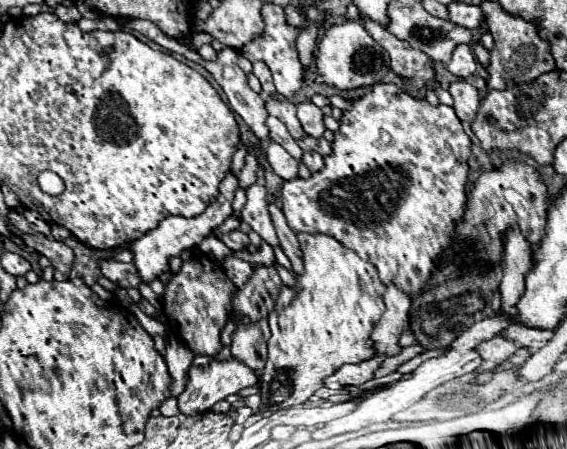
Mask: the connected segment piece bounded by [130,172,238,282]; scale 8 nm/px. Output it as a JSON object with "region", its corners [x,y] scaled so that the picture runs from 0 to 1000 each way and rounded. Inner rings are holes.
{"region":[[[399,383],[395,401],[388,405],[388,441],[381,450],[374,450],[360,477],[342,481],[342,486],[325,486],[325,481],[296,481],[293,490],[286,490],[268,517],[254,521],[247,535],[233,539],[233,561],[236,561],[236,592],[247,610],[247,619],[254,628],[265,628],[272,619],[279,619],[282,610],[296,606],[296,575],[300,570],[314,570],[321,557],[328,552],[342,552],[356,539],[360,526],[370,526],[384,503],[392,503],[392,494],[409,477],[409,445],[413,445],[413,428],[420,419],[420,396],[409,383]]]}

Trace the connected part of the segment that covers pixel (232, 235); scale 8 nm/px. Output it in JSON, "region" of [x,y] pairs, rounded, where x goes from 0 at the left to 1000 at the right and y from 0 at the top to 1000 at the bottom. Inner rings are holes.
{"region":[[[409,512],[409,517],[402,517],[402,521],[388,521],[388,535],[392,535],[402,552],[409,552],[409,557],[427,557],[427,552],[434,552],[434,548],[441,543],[437,526],[434,526],[427,512]]]}

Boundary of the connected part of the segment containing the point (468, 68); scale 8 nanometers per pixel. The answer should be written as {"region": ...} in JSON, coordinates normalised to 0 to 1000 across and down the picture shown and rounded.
{"region":[[[808,98],[797,116],[797,134],[787,147],[801,169],[808,174],[825,174],[840,160],[840,134],[825,98]]]}

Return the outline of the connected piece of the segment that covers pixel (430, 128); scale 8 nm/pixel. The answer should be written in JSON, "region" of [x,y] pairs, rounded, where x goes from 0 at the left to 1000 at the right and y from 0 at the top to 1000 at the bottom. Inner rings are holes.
{"region":[[[660,187],[653,196],[653,205],[646,205],[635,218],[617,223],[617,245],[603,249],[603,263],[596,267],[600,285],[589,294],[589,312],[586,312],[586,343],[571,352],[571,374],[554,383],[543,401],[508,401],[497,410],[497,472],[508,490],[508,503],[519,512],[519,521],[529,517],[568,519],[587,526],[603,539],[610,552],[624,557],[628,566],[635,566],[638,575],[649,575],[667,610],[670,624],[684,637],[695,633],[698,641],[705,641],[709,650],[716,650],[723,664],[734,664],[755,633],[765,597],[769,597],[769,575],[776,575],[776,566],[797,543],[797,526],[801,526],[801,508],[804,499],[815,490],[818,481],[818,459],[822,459],[822,392],[825,392],[825,347],[829,347],[829,307],[818,298],[815,276],[808,267],[808,258],[801,254],[797,236],[762,236],[755,223],[748,218],[734,218],[723,205],[716,205],[713,196],[698,192],[698,187]]]}

